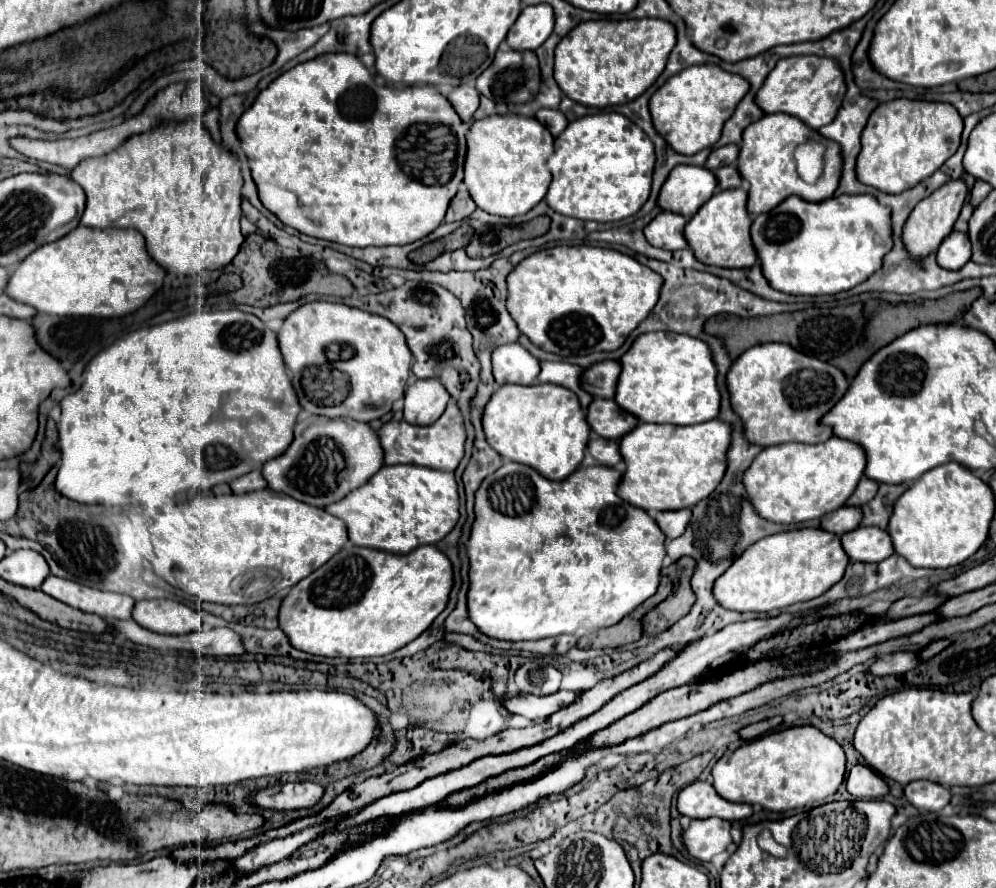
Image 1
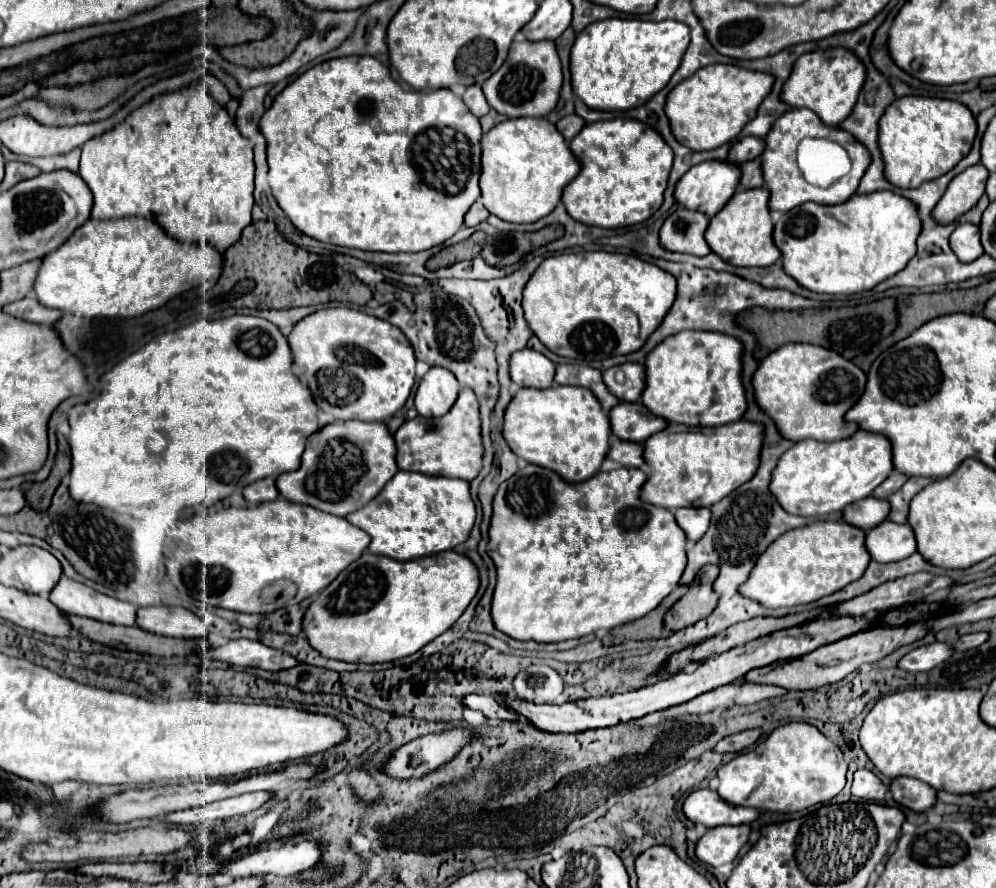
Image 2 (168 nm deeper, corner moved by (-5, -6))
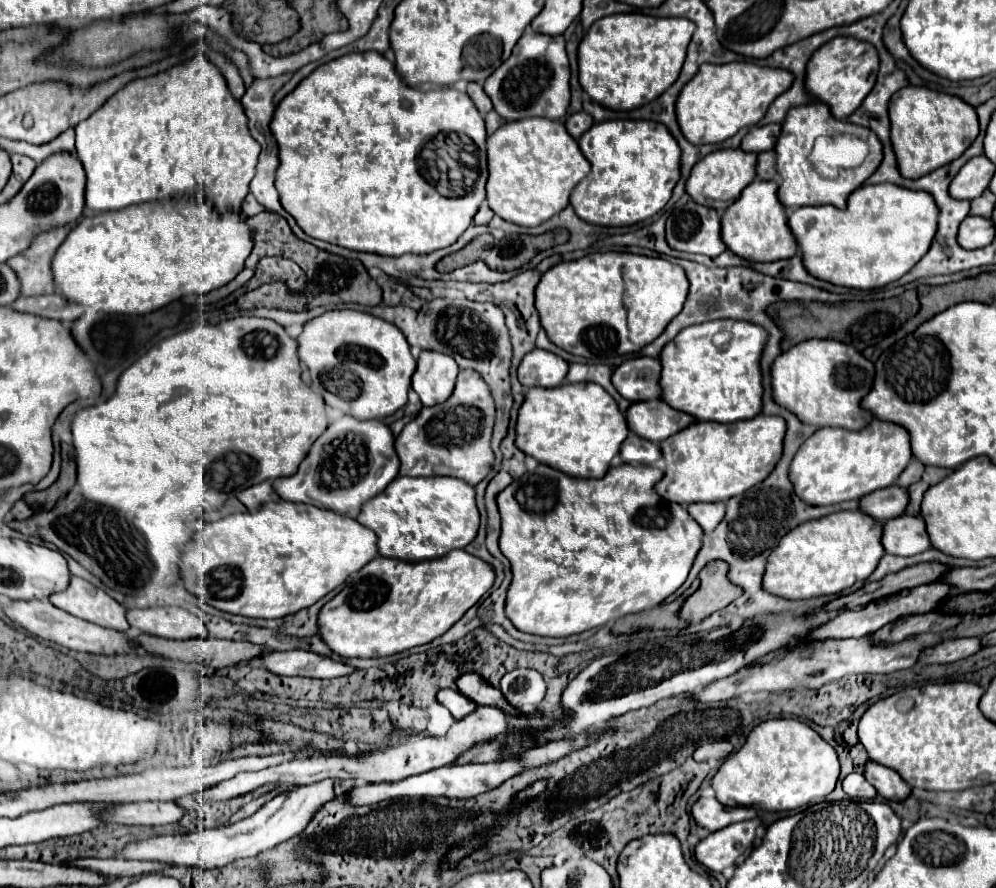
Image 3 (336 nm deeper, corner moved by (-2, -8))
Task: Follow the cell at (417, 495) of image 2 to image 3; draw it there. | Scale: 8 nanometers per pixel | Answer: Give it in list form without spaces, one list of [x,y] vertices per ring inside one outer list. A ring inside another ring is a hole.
[[[396,477],[380,495],[372,497],[356,519],[360,525],[372,529],[378,537],[378,553],[382,557],[424,561],[446,555],[452,549],[464,549],[478,533],[480,513],[474,501],[474,487],[456,477]]]

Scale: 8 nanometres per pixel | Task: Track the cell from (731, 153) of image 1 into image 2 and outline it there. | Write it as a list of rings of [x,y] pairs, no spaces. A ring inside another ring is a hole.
[[[743,137],[739,141],[735,141],[731,145],[729,151],[729,161],[733,163],[743,163],[743,161],[751,161],[755,157],[761,157],[765,149],[765,137],[757,139],[757,137]]]

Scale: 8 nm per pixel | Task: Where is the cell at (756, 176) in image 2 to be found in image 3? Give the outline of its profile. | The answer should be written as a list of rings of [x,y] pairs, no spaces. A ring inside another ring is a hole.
[[[764,151],[764,153],[758,155],[756,179],[760,179],[760,181],[772,181],[772,179],[776,179],[776,171],[774,171],[774,151]]]

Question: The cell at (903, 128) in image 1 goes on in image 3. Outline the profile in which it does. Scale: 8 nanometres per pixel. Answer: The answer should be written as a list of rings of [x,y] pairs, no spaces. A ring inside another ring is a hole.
[[[904,87],[896,91],[888,103],[890,141],[898,161],[898,171],[904,179],[920,179],[954,159],[958,159],[978,135],[976,109],[946,93],[936,93],[926,87]]]

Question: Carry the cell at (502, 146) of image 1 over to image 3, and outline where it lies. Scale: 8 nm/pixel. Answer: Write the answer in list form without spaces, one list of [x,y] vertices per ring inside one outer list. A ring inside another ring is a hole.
[[[530,117],[504,123],[488,137],[486,145],[490,173],[486,201],[498,217],[522,227],[536,227],[562,211],[568,205],[570,191],[590,171],[590,163],[562,121]]]

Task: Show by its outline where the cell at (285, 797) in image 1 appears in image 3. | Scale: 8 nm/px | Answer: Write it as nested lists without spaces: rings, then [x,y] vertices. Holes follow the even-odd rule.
[[[146,801],[146,803],[124,803],[114,811],[112,823],[124,825],[170,825],[182,819],[186,809],[174,801]]]

